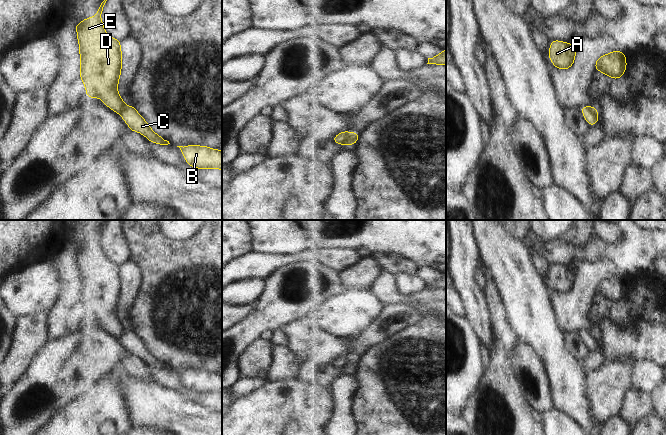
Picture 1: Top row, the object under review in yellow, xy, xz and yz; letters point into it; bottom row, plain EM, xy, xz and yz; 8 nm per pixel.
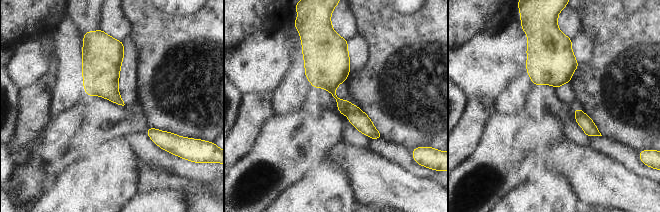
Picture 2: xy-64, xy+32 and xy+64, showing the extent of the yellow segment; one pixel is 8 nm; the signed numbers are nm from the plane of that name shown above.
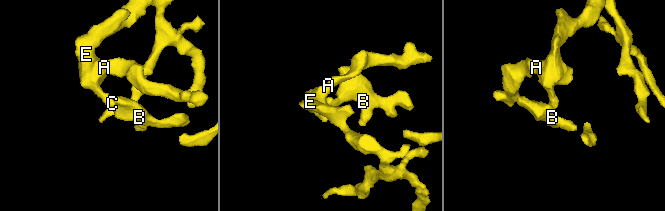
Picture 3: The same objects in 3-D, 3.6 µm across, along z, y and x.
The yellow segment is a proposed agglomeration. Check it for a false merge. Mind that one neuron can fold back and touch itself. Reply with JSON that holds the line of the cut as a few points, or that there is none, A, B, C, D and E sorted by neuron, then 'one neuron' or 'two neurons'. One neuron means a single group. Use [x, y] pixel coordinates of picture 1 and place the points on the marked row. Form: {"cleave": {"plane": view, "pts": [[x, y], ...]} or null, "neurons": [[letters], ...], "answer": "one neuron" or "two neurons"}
{"cleave": {"plane": "xz", "pts": [[348, 132], [350, 144]]}, "neurons": [["A", "D", "E"], ["B", "C"]], "answer": "two neurons"}

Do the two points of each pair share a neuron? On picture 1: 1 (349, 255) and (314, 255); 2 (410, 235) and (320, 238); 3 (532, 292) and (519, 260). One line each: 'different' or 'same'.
1: same
2: same
3: same

